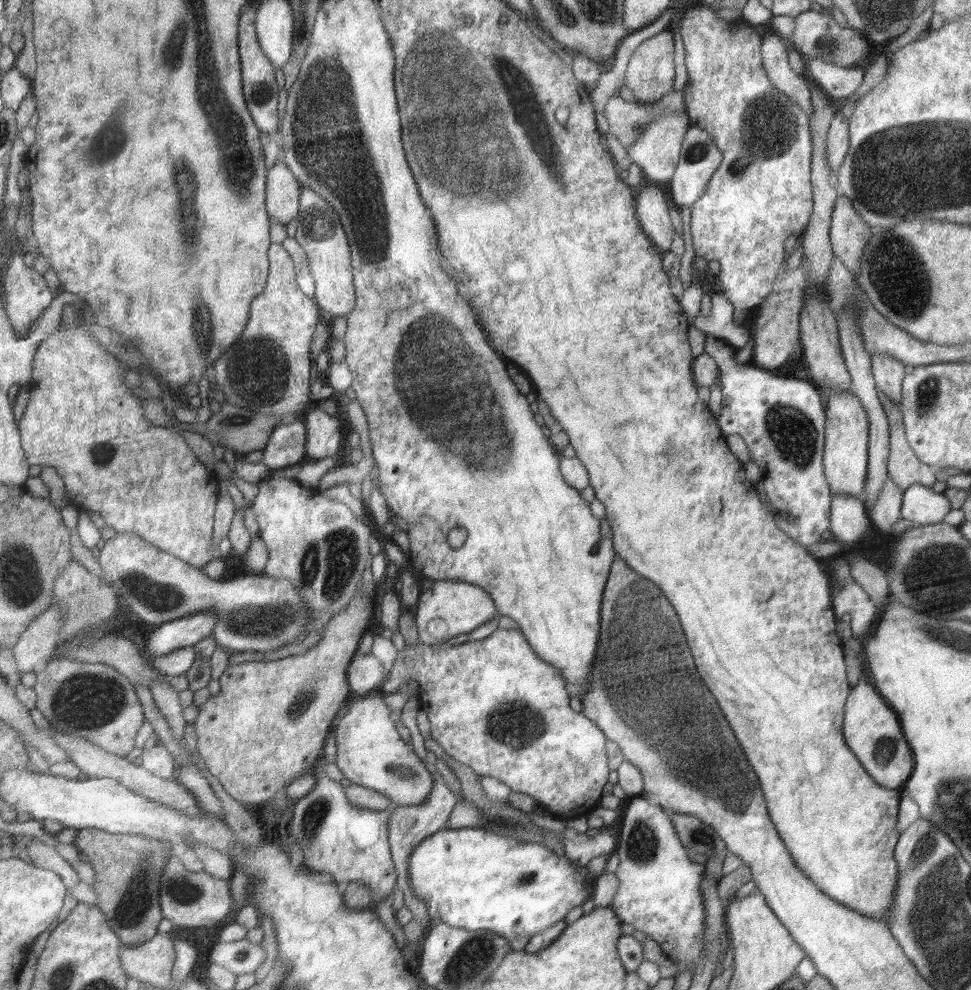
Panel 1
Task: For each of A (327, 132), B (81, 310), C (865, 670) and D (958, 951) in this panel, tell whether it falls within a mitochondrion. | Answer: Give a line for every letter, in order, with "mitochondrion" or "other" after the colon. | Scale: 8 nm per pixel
A: mitochondrion
B: other
C: other
D: mitochondrion

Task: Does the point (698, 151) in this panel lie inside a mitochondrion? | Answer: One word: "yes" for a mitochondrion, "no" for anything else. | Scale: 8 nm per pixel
yes

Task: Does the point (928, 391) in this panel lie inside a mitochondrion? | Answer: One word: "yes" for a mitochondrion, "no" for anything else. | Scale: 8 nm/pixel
yes

